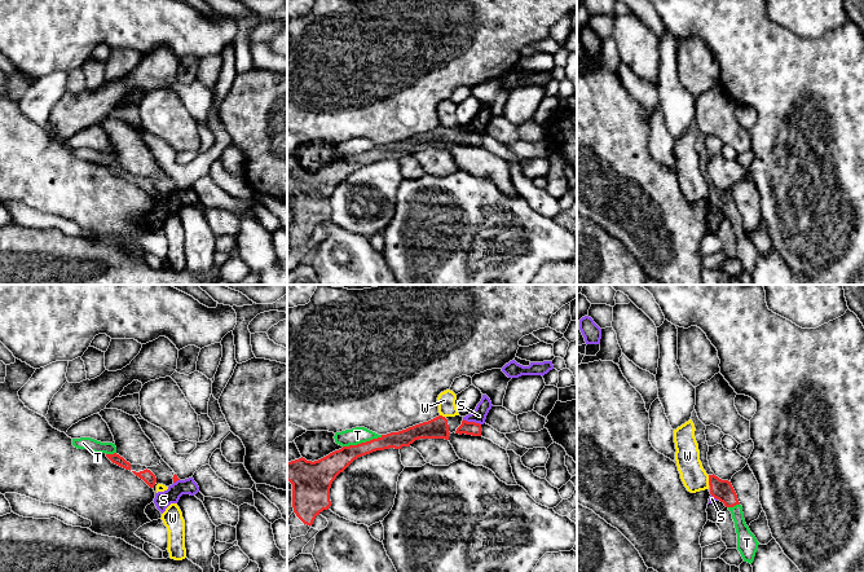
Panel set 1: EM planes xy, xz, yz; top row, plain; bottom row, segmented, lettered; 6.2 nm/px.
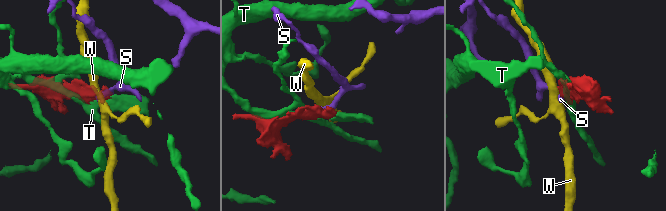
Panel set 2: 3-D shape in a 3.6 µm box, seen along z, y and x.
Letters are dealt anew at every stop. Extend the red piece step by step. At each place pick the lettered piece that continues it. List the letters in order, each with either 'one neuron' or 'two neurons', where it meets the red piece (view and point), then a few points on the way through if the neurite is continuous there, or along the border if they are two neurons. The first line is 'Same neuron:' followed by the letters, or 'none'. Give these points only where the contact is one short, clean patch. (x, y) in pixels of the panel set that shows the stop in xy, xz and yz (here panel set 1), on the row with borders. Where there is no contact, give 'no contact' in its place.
Same neuron: T
S: two neurons | xz (472, 422) | along xz (463, 418), (480, 425)
T: one neuron | xz (362, 443)
W: two neurons | yz (709, 480) | along yz (708, 475), (709, 484)

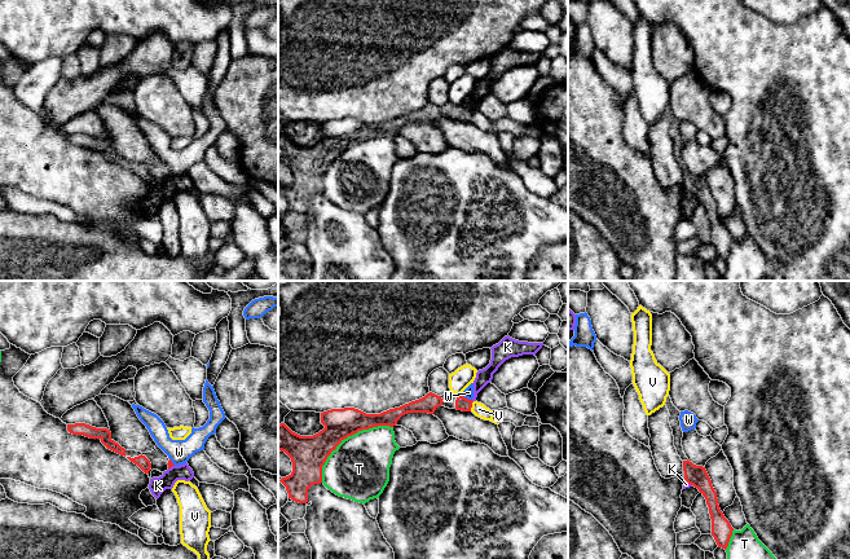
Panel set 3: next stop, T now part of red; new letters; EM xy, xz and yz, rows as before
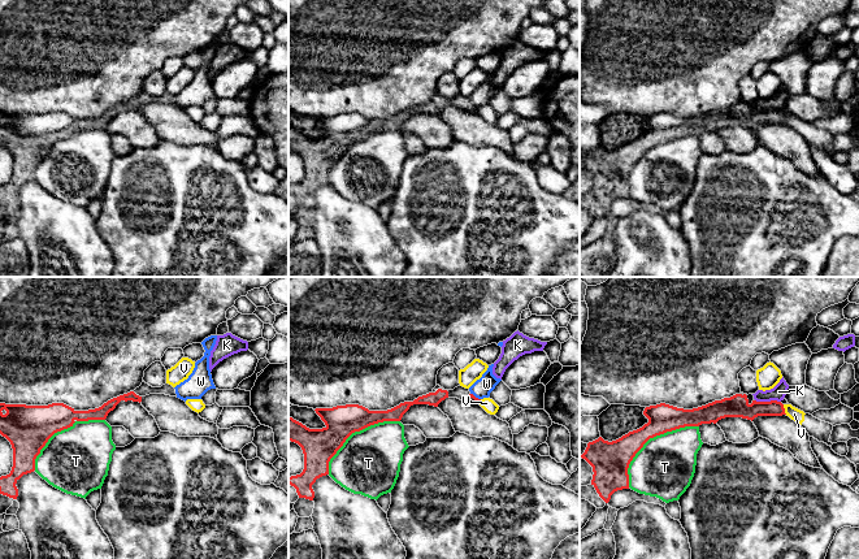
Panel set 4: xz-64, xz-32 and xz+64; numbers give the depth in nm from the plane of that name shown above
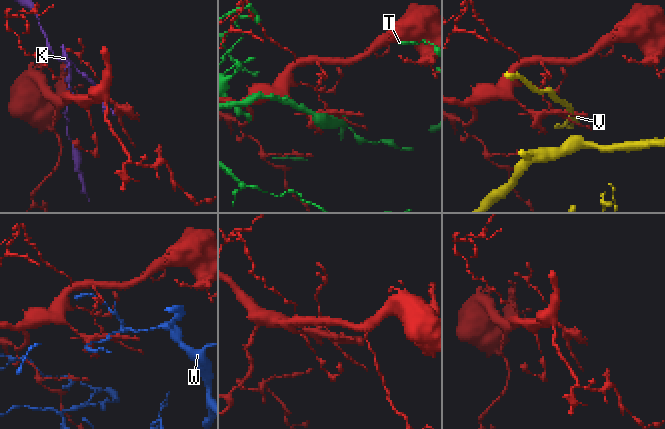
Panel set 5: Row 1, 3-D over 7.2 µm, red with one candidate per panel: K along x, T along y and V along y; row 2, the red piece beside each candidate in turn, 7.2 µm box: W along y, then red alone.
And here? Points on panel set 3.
Same neuron: none
K: two neurons | xy (171, 466)
T: two neurons | xz (347, 436)
V: two neurons | xz (471, 406) | along xz (474, 401), (470, 410)
W: two neurons | xz (465, 397)

